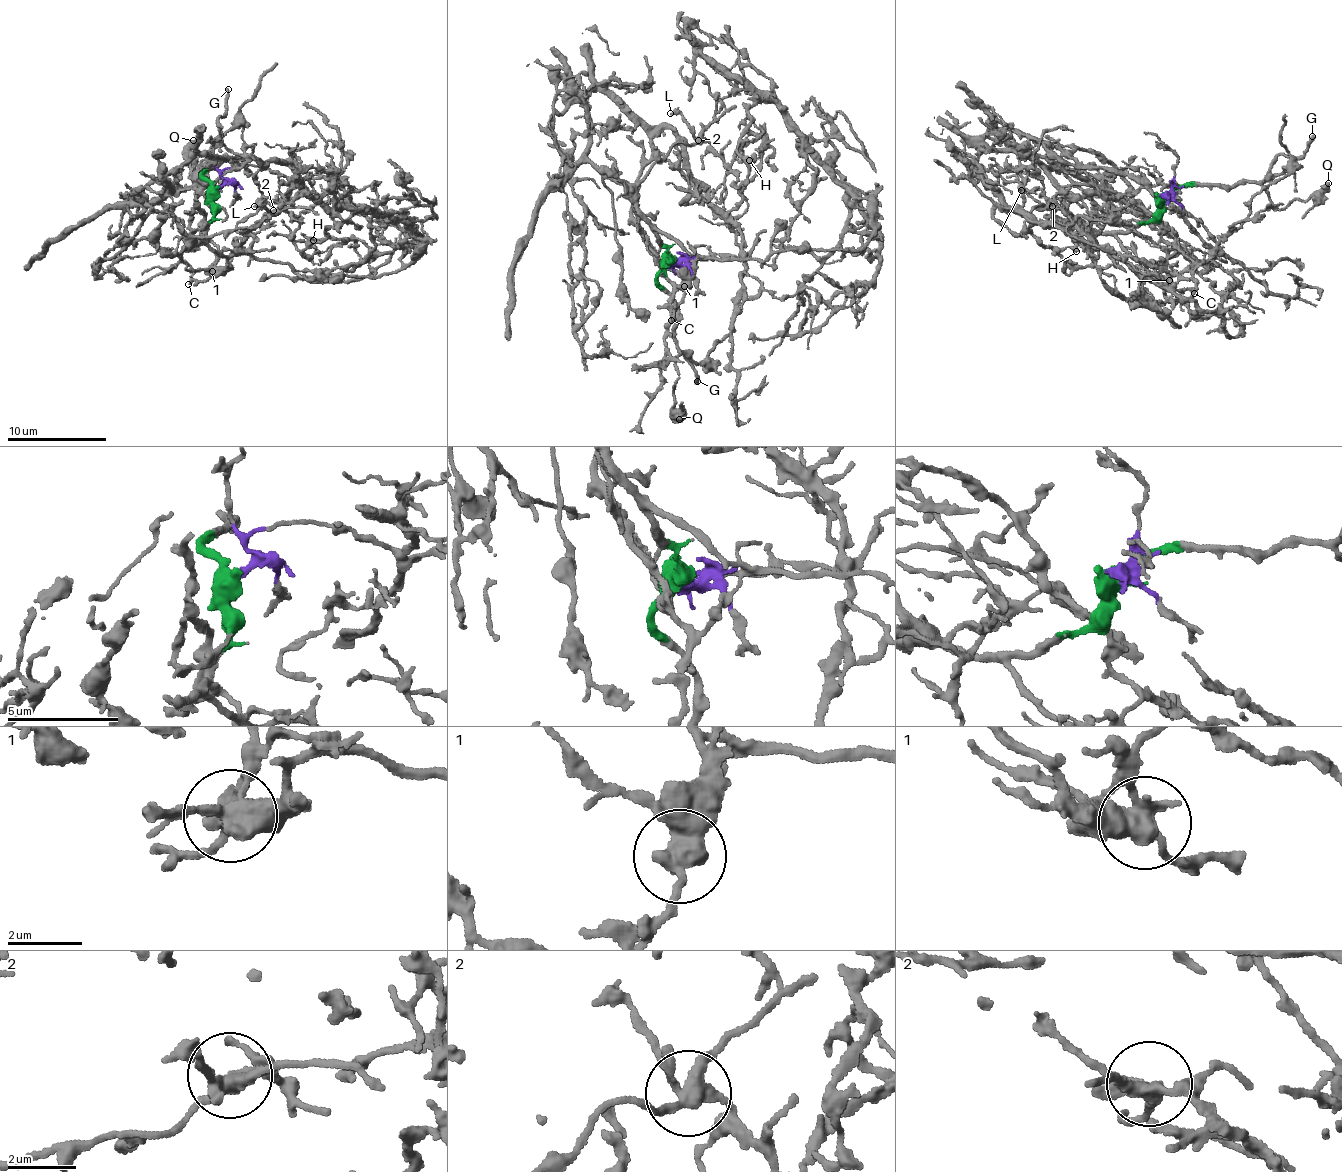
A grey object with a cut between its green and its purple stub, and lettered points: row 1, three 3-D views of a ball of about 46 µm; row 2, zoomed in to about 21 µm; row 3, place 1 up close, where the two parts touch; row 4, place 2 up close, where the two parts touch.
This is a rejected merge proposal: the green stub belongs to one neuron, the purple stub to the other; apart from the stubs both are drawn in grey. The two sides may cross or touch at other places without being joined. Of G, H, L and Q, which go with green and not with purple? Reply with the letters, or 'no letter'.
G, Q

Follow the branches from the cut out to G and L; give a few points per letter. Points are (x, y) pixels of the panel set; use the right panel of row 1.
G: (1166, 201), (1178, 187), (1257, 183), (1270, 172), (1270, 164), (1280, 155), (1302, 154), (1313, 135)
L: (1166, 204), (1174, 180), (1180, 204), (1141, 189), (1111, 200), (1069, 192), (1060, 204), (1081, 223), (1021, 190)

